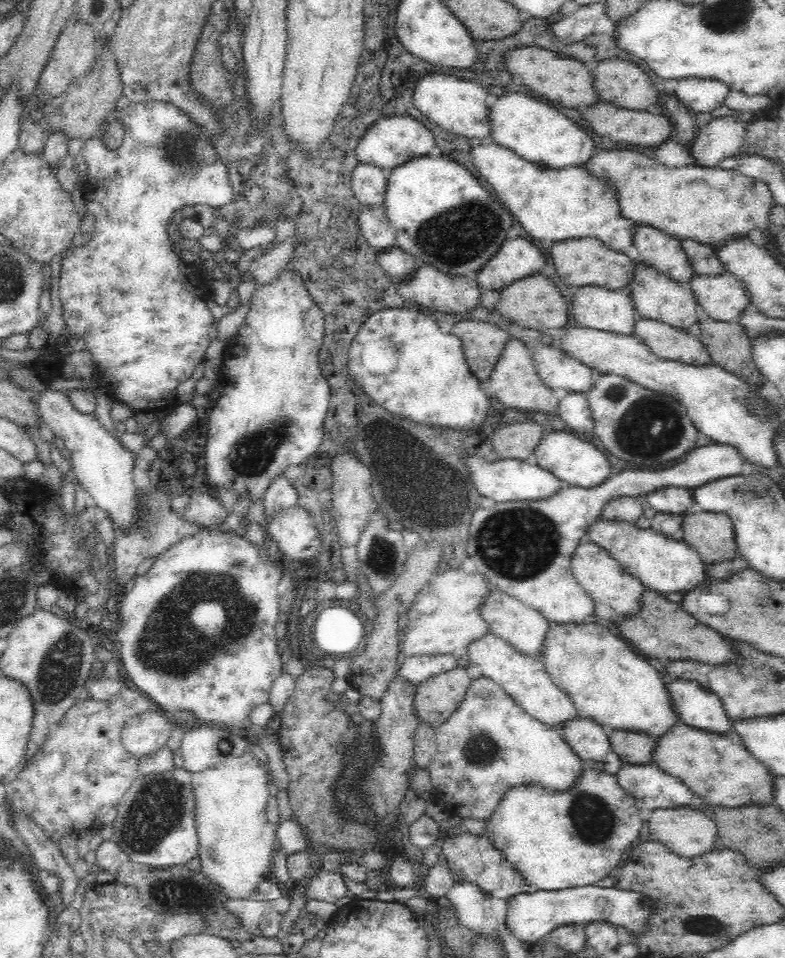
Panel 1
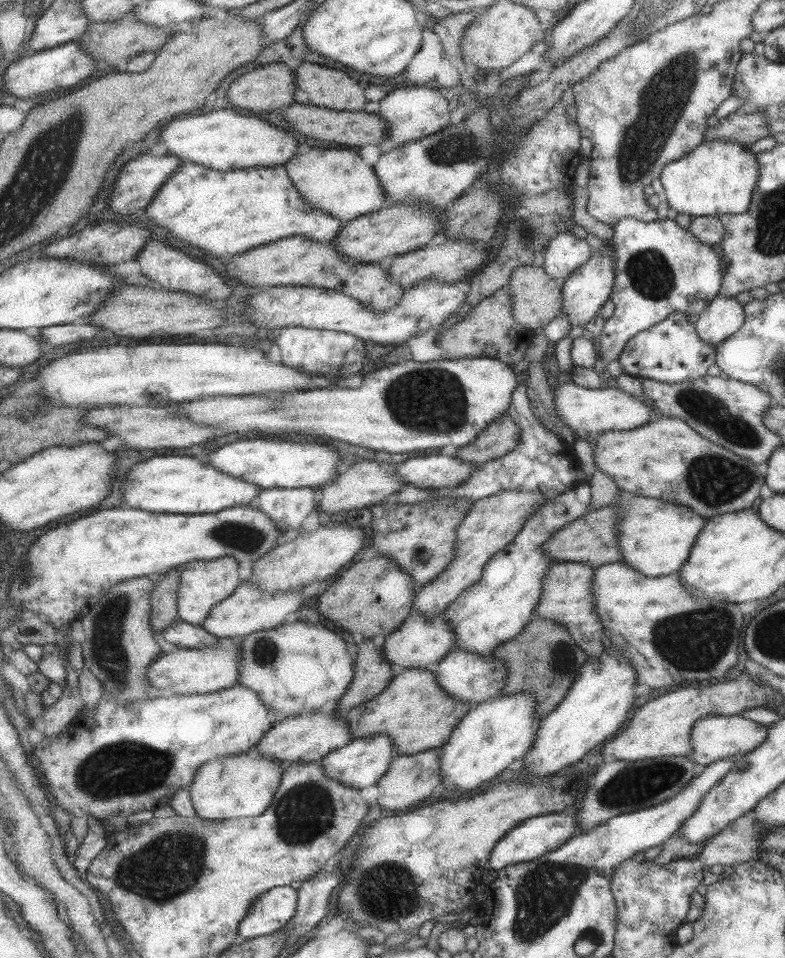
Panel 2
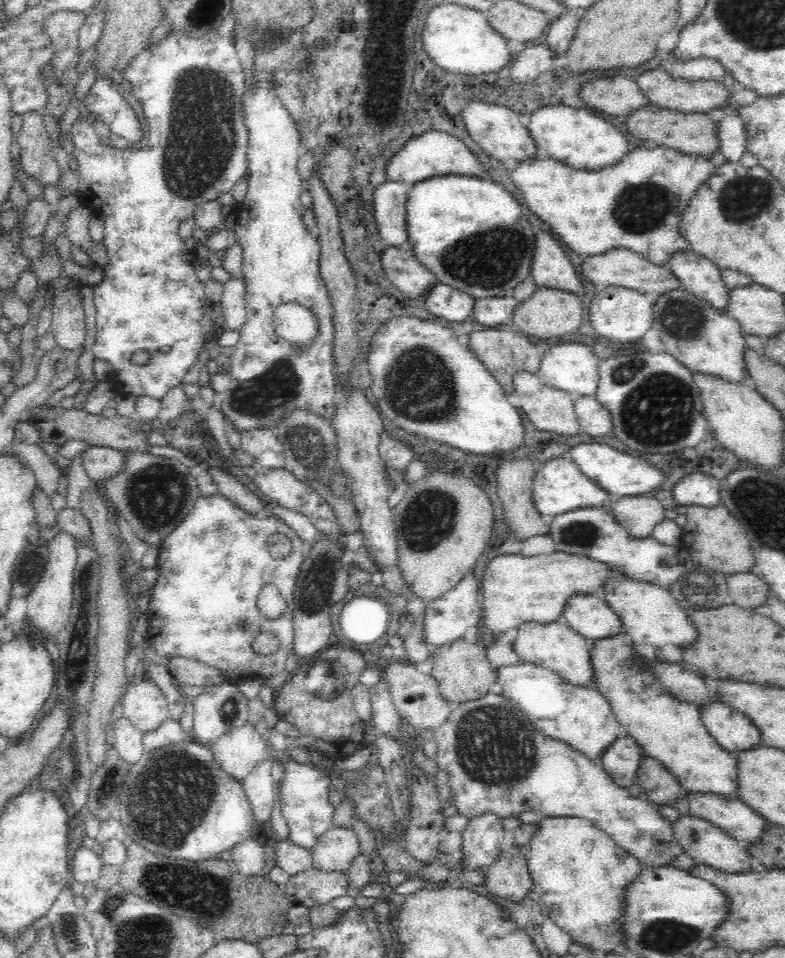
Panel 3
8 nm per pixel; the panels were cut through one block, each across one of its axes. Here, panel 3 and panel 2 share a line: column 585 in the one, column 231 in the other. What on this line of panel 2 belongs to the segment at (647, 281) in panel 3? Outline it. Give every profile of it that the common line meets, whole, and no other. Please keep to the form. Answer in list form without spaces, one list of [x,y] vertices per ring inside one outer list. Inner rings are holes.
[[[293,236],[249,252],[231,256],[229,275],[243,280],[245,285],[256,288],[278,286],[304,286],[330,288],[349,293],[375,311],[397,307],[405,294],[401,281],[391,277],[388,261],[367,263],[351,259],[341,253],[333,242],[314,242],[307,236]]]

